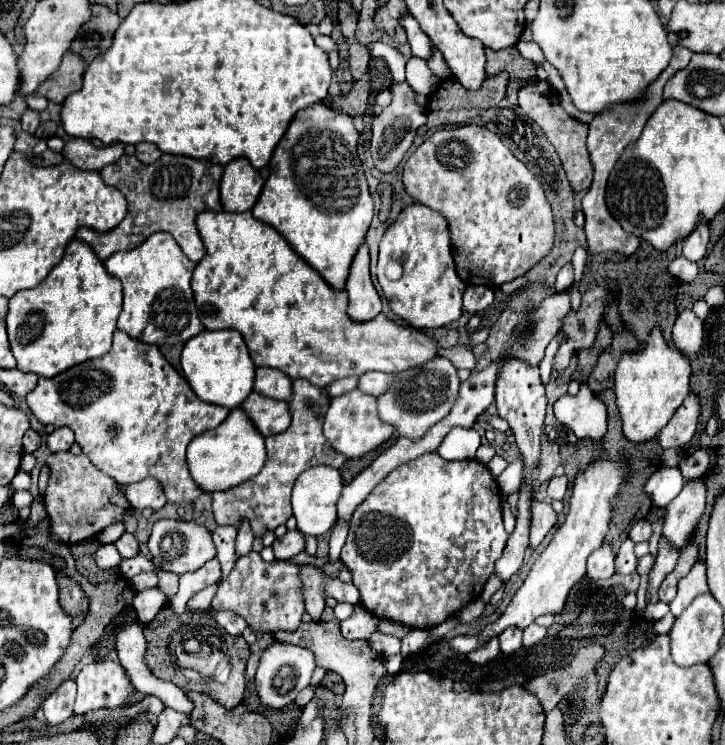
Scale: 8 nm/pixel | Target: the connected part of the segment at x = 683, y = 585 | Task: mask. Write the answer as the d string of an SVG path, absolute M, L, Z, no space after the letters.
M696 563L690 569L688 575L680 577L678 595L676 595L676 600L669 604L670 611L677 617L700 593L708 593L708 585L706 585L706 565L704 563Z

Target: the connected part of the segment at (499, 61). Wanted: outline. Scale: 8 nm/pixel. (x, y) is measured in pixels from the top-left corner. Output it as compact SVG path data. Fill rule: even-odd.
M514 47L510 49L500 49L500 51L492 51L486 49L486 73L488 75L496 75L500 71L508 71L510 73L510 81L508 81L508 89L506 89L506 99L516 105L516 93L520 89L520 85L524 85L526 81L536 79L536 67L532 61L524 59Z

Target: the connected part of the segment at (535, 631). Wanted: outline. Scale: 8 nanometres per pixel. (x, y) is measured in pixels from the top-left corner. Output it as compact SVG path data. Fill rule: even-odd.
M530 625L524 629L524 645L532 647L534 643L538 643L540 639L546 637L546 627L538 627L538 625Z

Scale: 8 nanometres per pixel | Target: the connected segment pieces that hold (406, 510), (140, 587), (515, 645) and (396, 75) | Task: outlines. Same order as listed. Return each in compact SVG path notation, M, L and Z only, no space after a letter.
M426 453L424 457L418 457L416 461L410 461L406 465L402 465L400 469L392 471L390 477L386 477L354 511L352 519L350 519L350 529L348 529L348 537L346 543L342 547L342 563L350 569L354 585L360 589L360 601L362 605L374 613L376 617L386 617L392 621L402 621L410 627L418 627L418 629L430 629L436 623L446 621L450 615L454 615L458 609L462 609L466 603L470 603L472 599L476 599L482 593L484 583L488 581L488 577L494 571L494 563L500 559L504 545L506 545L506 531L502 525L502 495L500 495L500 487L496 483L496 479L492 477L492 473L488 473L486 465L482 465L476 459L466 459L466 461L446 461L442 459L438 453Z
M140 573L140 575L136 575L132 581L130 581L130 585L132 585L132 589L134 591L146 591L146 589L152 589L154 585L156 585L156 575L152 575L152 573Z
M508 627L498 635L498 639L500 639L502 653L514 653L514 651L518 651L522 647L522 629Z
M376 42L370 47L371 57L384 57L388 67L390 67L390 73L392 73L392 79L394 81L404 81L404 67L406 67L406 59L404 55L389 44Z

